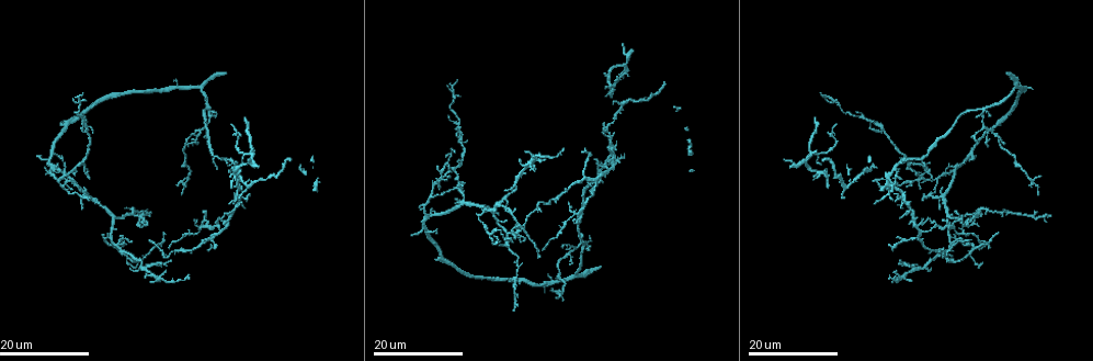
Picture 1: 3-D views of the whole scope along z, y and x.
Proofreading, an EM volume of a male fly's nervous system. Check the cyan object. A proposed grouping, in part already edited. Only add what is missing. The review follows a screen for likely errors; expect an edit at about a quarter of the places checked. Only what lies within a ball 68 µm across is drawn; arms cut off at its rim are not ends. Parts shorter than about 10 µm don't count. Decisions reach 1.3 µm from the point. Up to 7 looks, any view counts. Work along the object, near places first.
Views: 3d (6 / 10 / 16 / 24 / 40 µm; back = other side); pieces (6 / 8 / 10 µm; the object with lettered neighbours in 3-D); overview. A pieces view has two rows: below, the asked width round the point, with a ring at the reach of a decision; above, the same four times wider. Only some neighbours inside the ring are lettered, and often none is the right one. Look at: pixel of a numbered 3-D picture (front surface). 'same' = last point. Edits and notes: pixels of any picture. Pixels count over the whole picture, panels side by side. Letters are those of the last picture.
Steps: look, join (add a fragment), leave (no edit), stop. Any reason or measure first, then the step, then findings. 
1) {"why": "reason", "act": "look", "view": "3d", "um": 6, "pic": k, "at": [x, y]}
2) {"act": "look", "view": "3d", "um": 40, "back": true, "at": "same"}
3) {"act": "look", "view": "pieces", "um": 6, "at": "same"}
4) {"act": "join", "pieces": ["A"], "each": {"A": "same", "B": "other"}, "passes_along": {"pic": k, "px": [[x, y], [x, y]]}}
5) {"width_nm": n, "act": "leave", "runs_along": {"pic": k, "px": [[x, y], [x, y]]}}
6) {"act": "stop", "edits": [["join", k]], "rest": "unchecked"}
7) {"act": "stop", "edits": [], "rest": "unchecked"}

{"why": "tapers out", "act": "look", "view": "3d", "um": 16, "pic": 1, "at": [80, 207]}

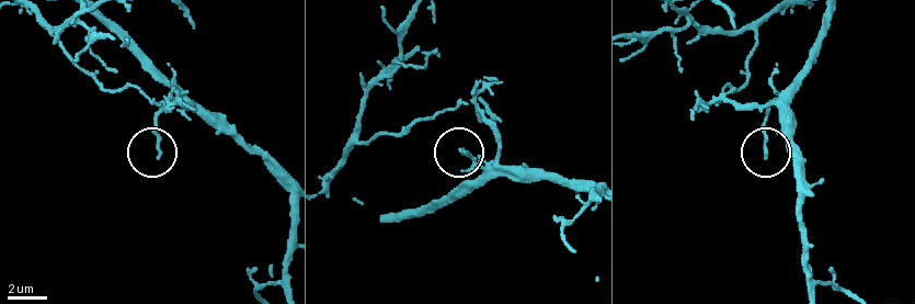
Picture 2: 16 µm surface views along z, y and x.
{"act": "look", "view": "pieces", "um": 6, "pic": 2, "at": [766, 158]}

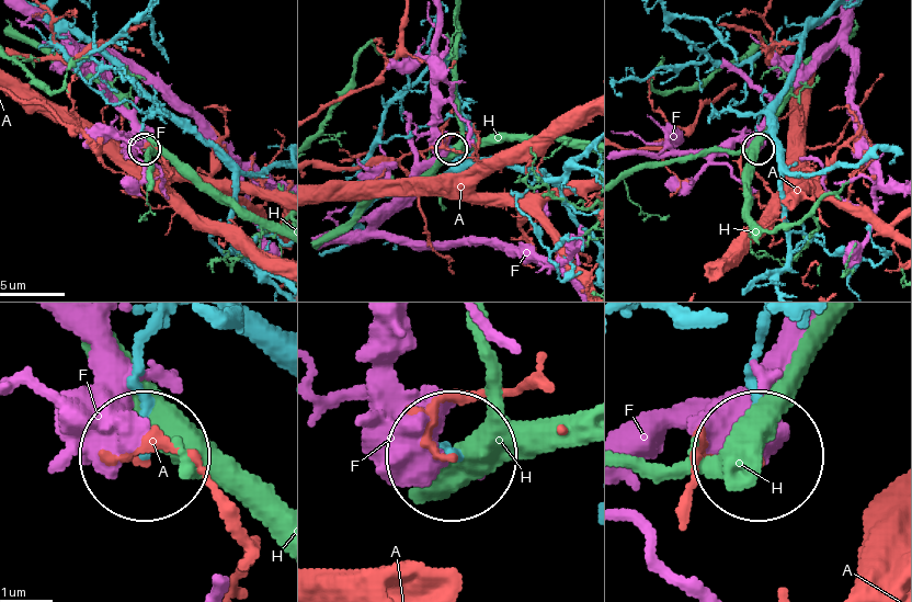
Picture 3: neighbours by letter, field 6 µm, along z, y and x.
{"act": "leave", "each": {"A": "other", "F": "other", "H": "other"}, "runs_along": {"pic": 3, "px": [[157, 330], [145, 356], [145, 456]]}, "found": "no lettered fragment goes on from it"}

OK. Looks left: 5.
{"why": "thin end", "act": "look", "view": "3d", "um": 24, "pic": 1, "at": [584, 150]}

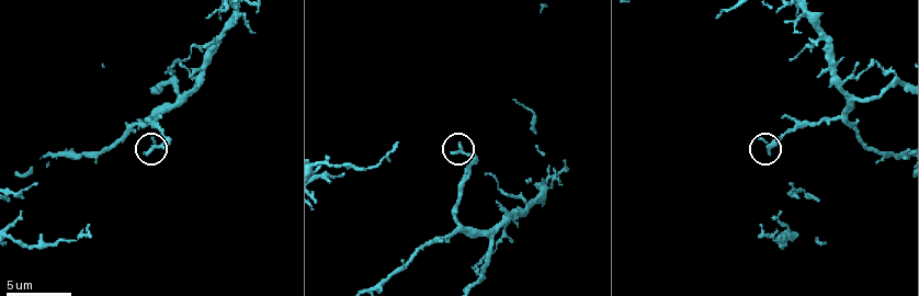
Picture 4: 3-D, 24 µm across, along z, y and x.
{"act": "look", "view": "pieces", "um": 10, "pic": 4, "at": [452, 152]}

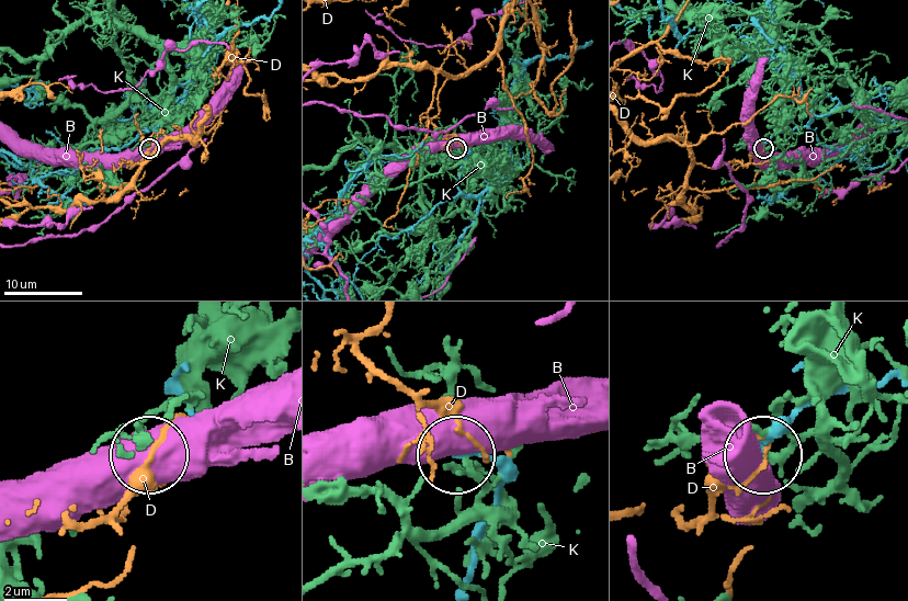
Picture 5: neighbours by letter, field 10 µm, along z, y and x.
{"width_nm": 160, "act": "leave", "each": {"B": "other", "D": "other", "K": "other"}, "runs_along": {"pic": 5, "px": [[468, 577], [497, 475], [481, 456], [461, 451]]}, "found": "none of them fits"}

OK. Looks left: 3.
{"why": "thin end", "act": "look", "view": "3d", "um": 24, "pic": 1, "at": [234, 187]}

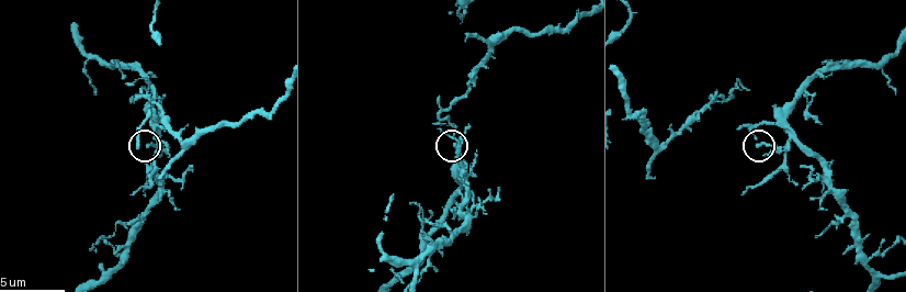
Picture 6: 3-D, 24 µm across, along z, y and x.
{"why": "see the neighbours", "act": "look", "view": "pieces", "um": 8, "pic": 6, "at": [758, 145]}

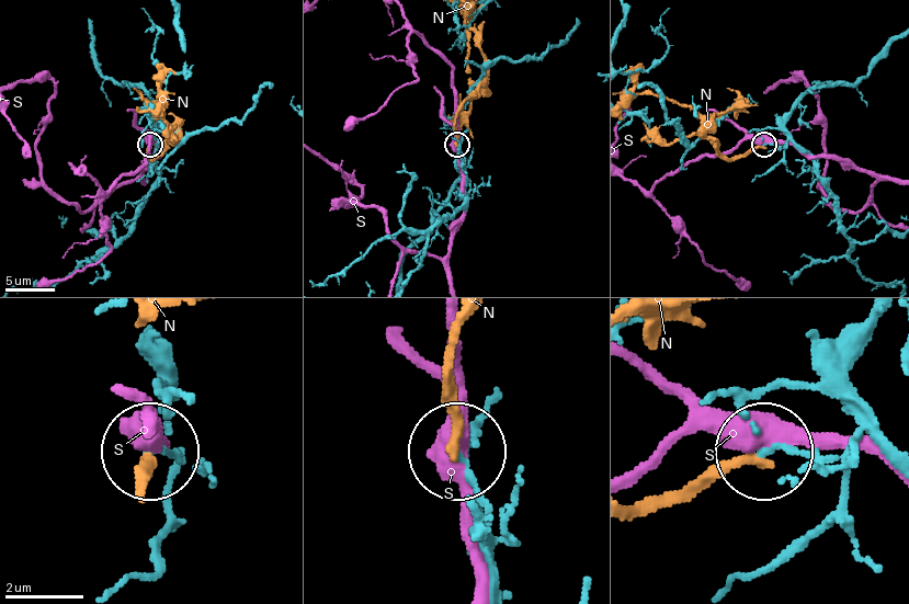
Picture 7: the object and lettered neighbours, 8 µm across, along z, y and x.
{"act": "leave", "each": {"N": "other", "S": "other"}, "runs_along": {"pic": 7, "px": [[878, 317], [809, 383], [751, 396], [745, 416], [761, 452]]}, "found": "no lettered fragment goes on from it"}

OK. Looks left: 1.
{"act": "stop", "edits": [], "rest": "unchecked"}

